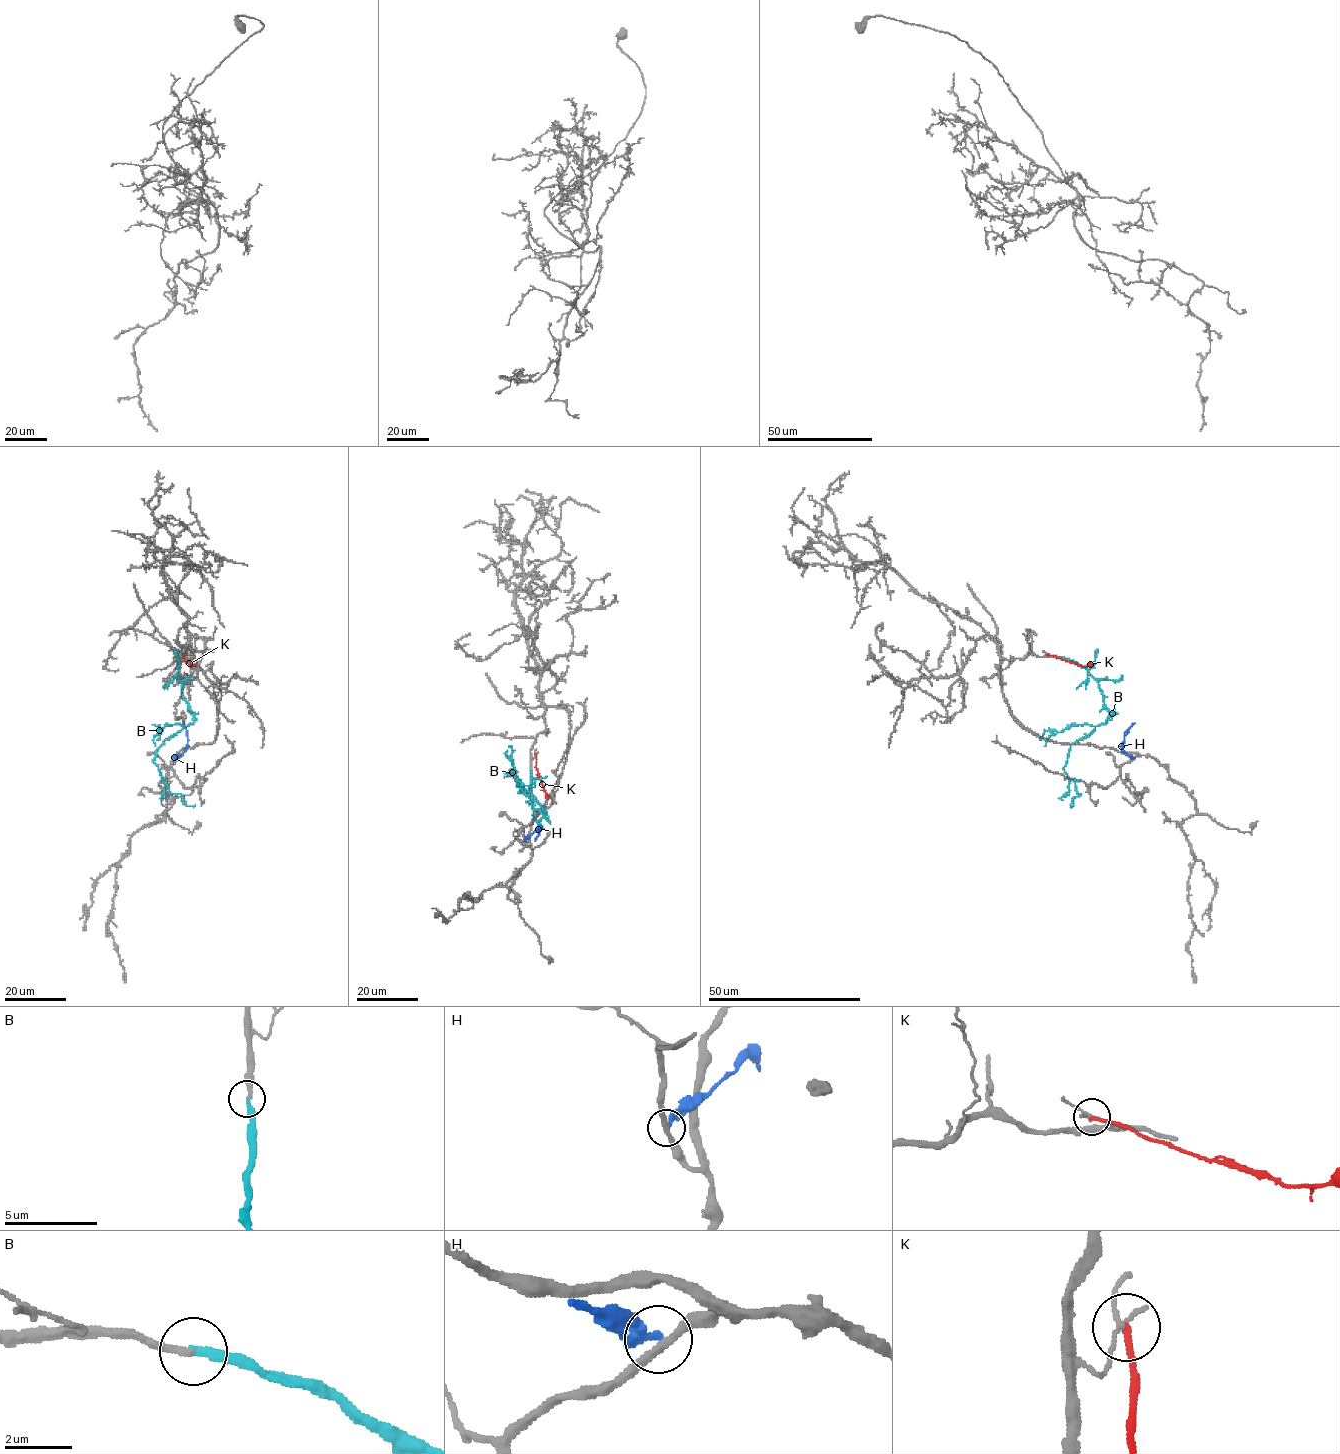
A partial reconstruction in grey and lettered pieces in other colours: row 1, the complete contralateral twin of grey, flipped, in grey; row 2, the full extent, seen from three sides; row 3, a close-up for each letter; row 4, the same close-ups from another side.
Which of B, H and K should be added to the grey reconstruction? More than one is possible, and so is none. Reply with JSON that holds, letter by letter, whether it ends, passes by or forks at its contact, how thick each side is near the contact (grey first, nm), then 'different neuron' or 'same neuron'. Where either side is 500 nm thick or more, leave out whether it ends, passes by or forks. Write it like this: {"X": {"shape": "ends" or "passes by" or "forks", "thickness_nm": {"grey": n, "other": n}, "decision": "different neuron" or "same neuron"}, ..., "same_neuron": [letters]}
{"B": {"shape": "ends", "thickness_nm": {"grey": 220, "other": 260}, "decision": "same neuron"}, "H": {"shape": "ends", "thickness_nm": {"grey": 280, "other": 320}, "decision": "different neuron"}, "K": {"shape": "ends", "thickness_nm": {"grey": 130, "other": 190}, "decision": "different neuron"}, "same_neuron": ["B"]}

